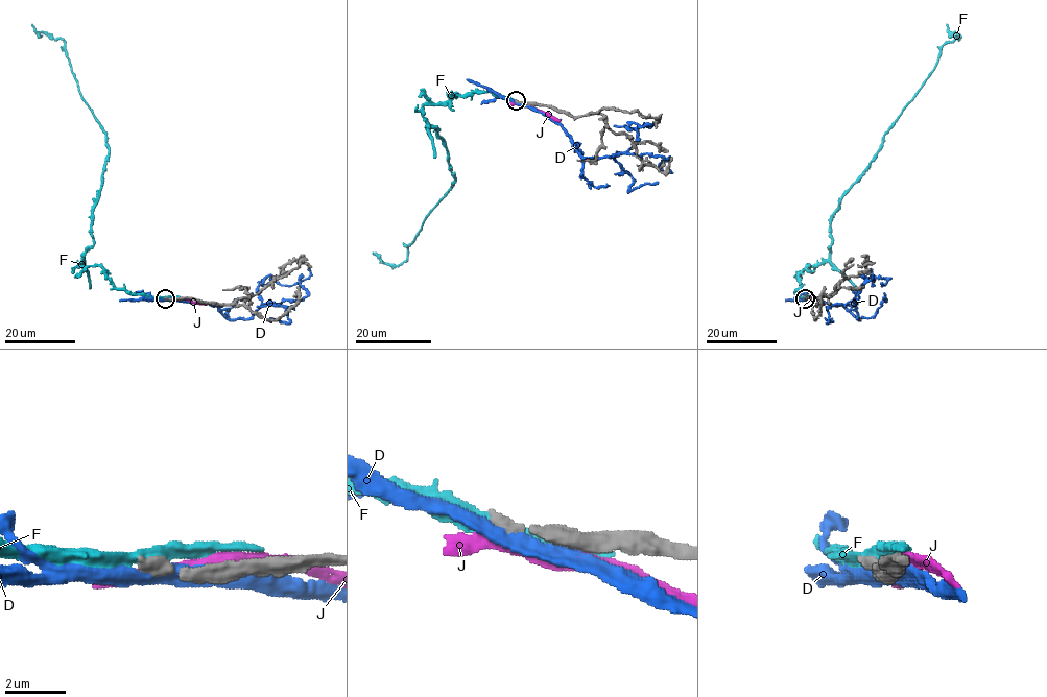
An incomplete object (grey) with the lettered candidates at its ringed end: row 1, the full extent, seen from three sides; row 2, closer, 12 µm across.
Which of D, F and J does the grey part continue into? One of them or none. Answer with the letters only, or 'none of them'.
none of them

